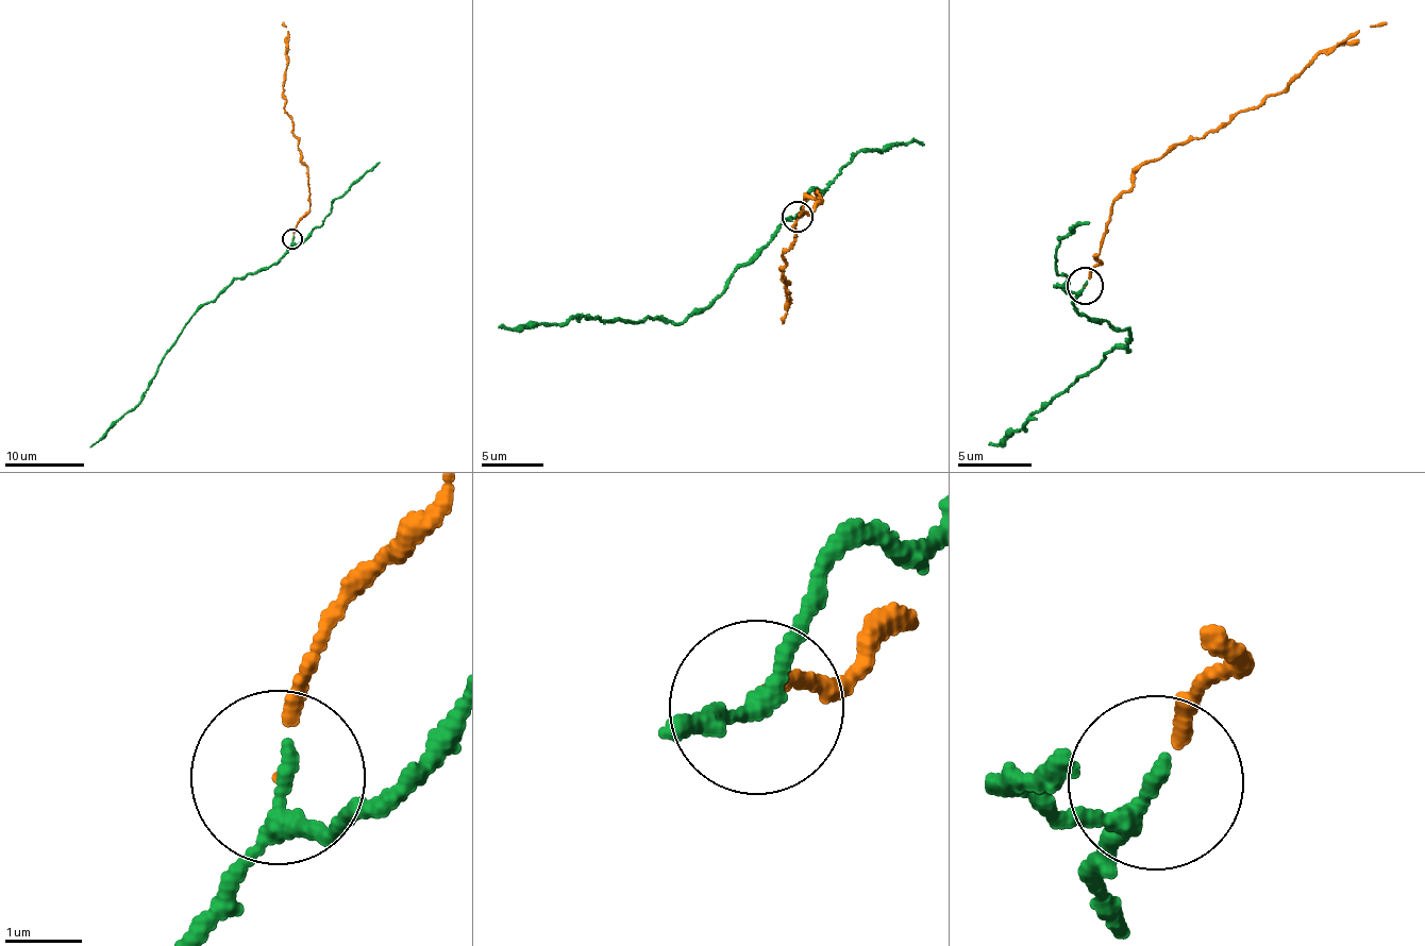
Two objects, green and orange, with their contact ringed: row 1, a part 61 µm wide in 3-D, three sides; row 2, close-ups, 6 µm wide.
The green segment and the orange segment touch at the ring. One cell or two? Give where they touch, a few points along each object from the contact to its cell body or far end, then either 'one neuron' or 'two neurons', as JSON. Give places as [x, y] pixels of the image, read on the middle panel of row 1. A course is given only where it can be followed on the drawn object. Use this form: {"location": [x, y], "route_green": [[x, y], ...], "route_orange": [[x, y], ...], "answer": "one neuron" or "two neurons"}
{"location": [797, 216], "route_green": [[798, 217], [777, 225], [716, 299], [672, 322], [571, 317], [551, 325], [498, 327]], "route_orange": [[798, 217], [822, 202], [817, 189], [802, 201], [794, 245], [782, 255], [789, 302], [783, 323]], "answer": "one neuron"}

